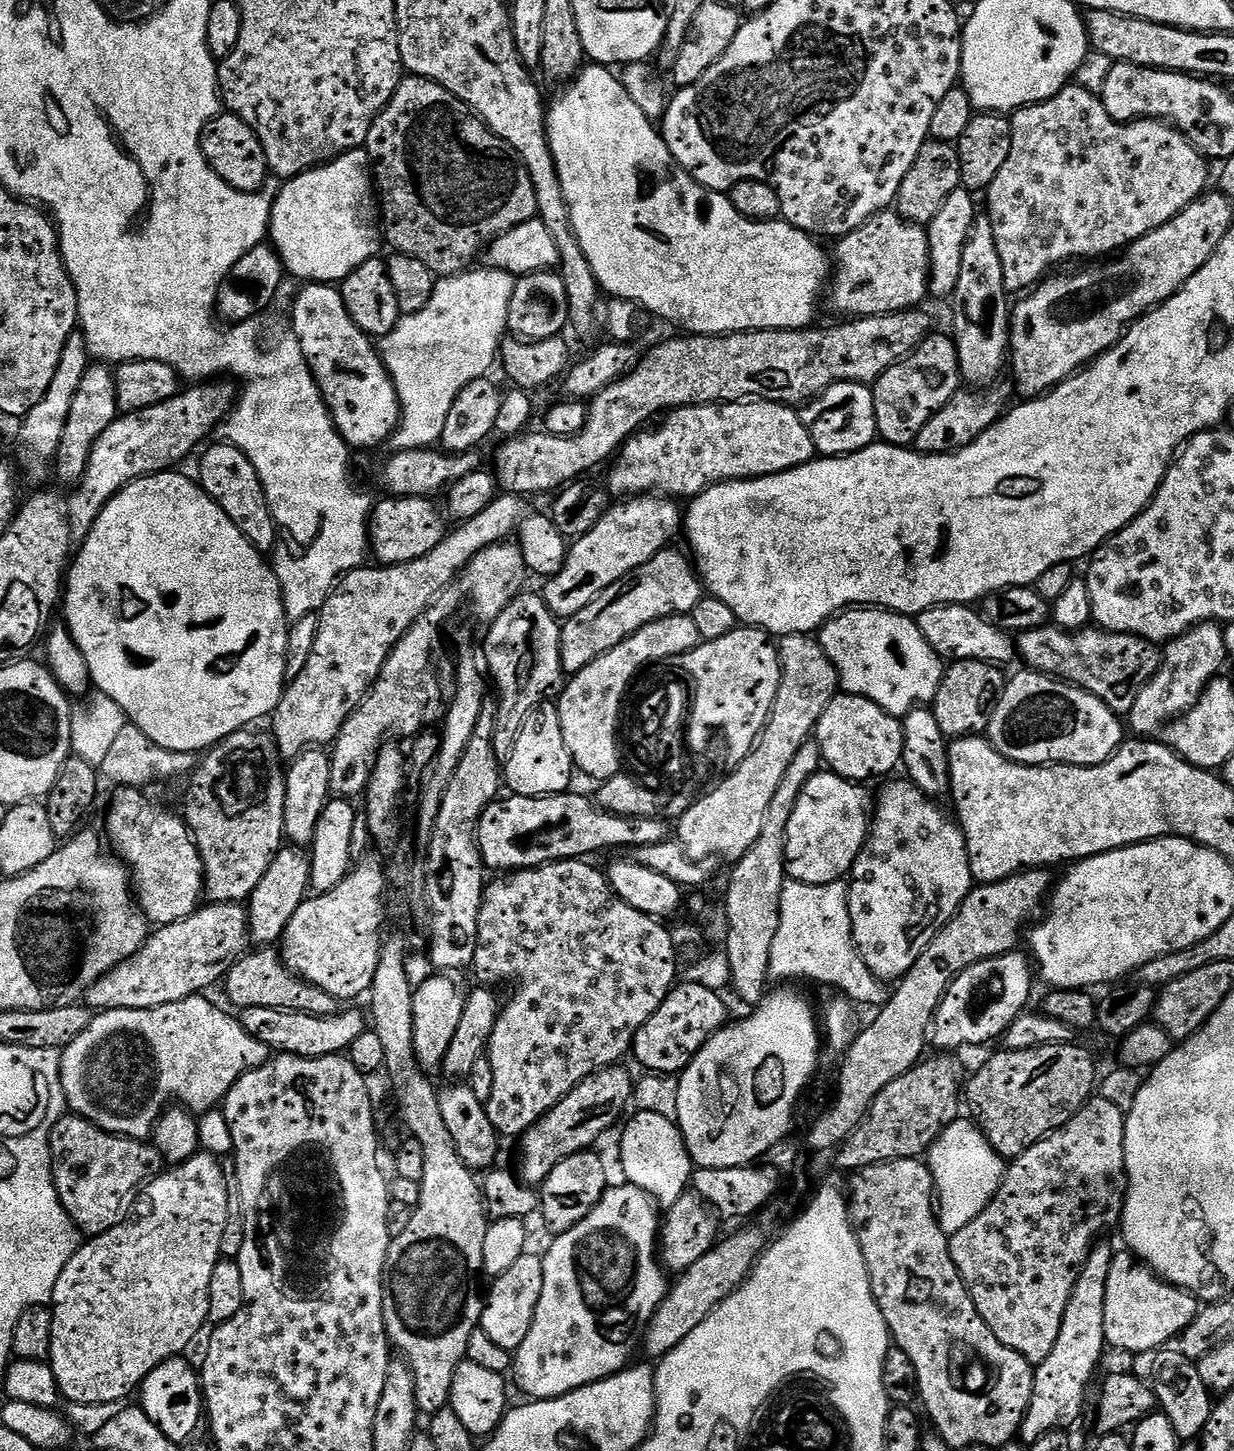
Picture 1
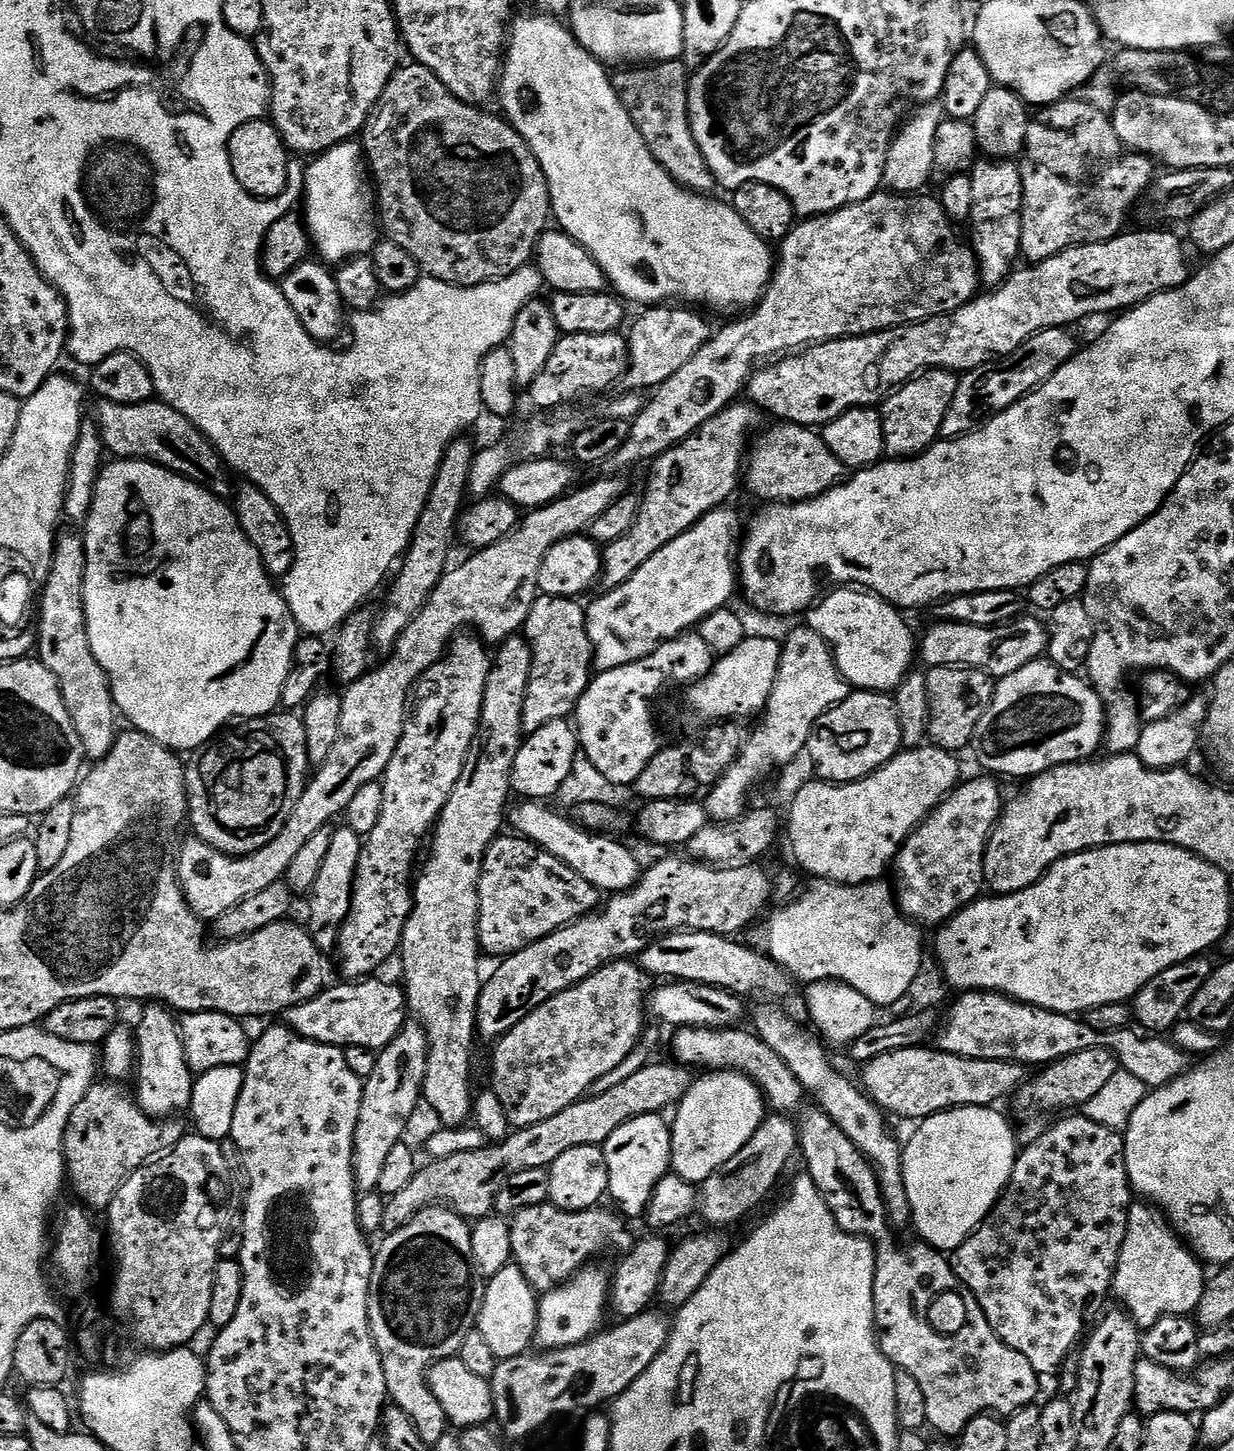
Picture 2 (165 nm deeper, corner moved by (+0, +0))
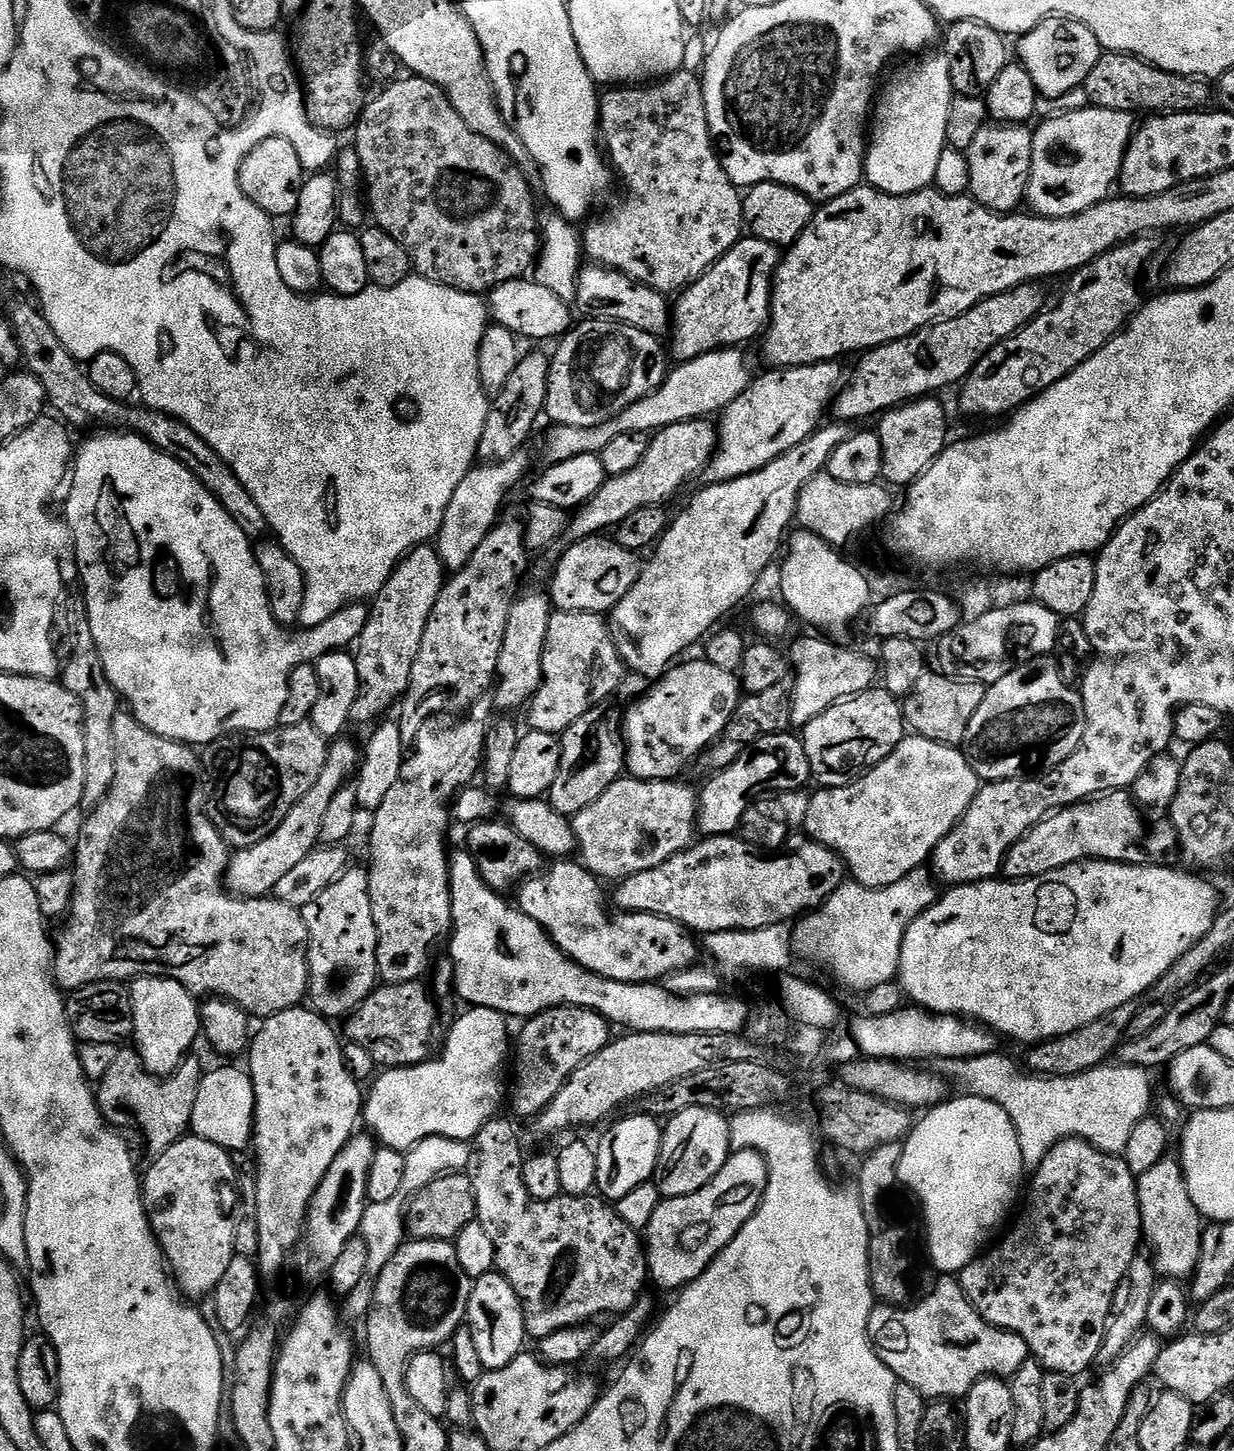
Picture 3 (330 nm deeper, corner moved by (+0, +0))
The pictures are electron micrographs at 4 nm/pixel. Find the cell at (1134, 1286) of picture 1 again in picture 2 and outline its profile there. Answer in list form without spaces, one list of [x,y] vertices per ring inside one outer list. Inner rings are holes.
[[[1136,1202],[1128,1211],[1126,1238],[1122,1254],[1118,1254],[1111,1295],[1120,1299],[1119,1307],[1129,1312],[1137,1328],[1143,1330],[1154,1326],[1158,1318],[1195,1313],[1206,1279],[1203,1267],[1200,1257],[1180,1239],[1159,1208]]]

